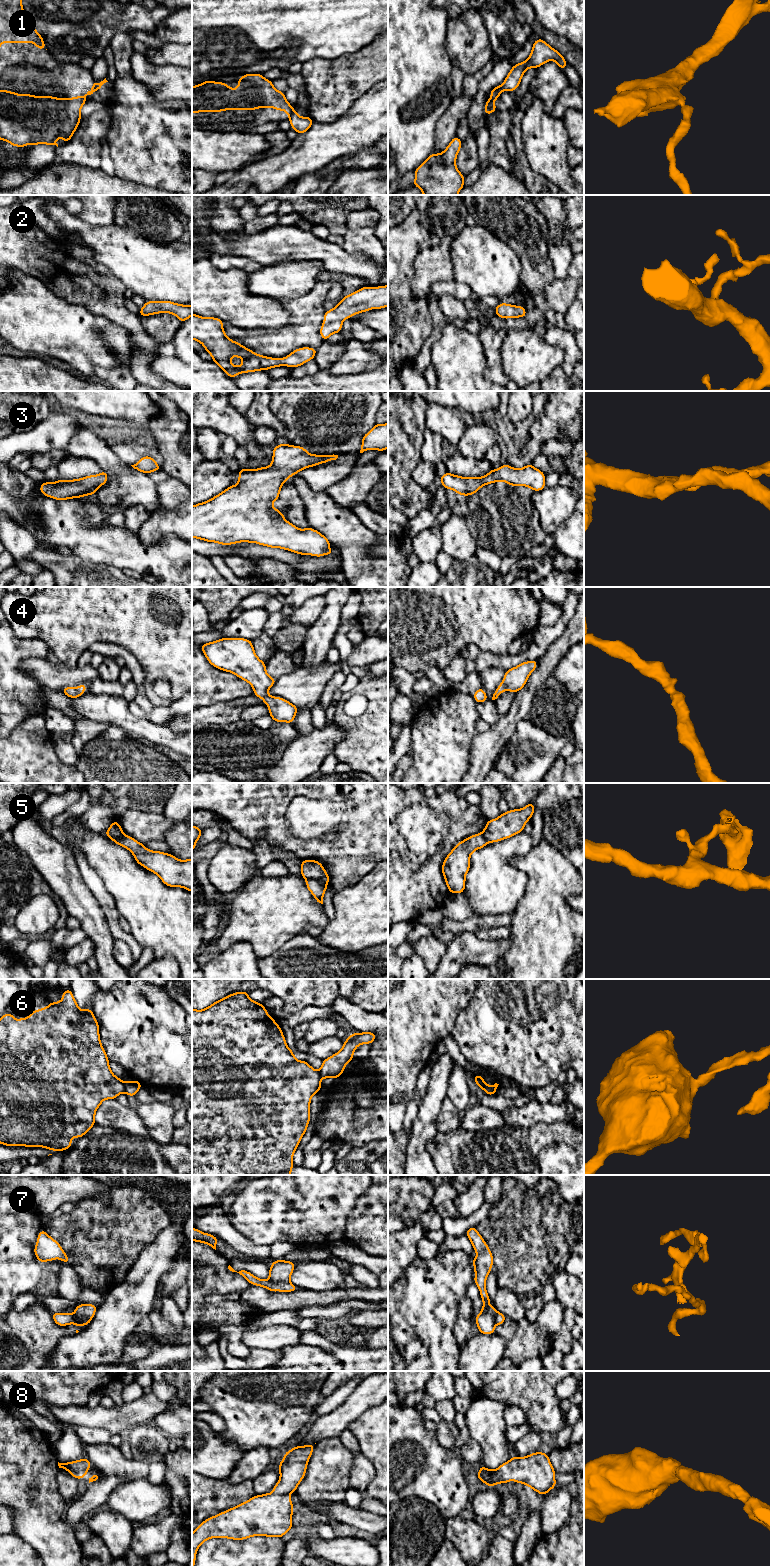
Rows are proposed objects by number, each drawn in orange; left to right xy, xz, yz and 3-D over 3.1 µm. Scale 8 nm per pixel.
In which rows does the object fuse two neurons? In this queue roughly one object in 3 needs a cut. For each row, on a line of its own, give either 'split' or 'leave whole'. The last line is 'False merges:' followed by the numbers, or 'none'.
1: split
2: leave whole
3: leave whole
4: leave whole
5: split
6: split
7: split
8: leave whole
False merges: 1, 5, 6, 7

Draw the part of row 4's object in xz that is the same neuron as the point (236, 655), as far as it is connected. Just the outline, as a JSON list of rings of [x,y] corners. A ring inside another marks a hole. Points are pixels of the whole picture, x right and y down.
[[[221,638],[201,644],[201,649],[215,668],[231,672],[247,681],[252,686],[254,695],[268,706],[269,715],[275,722],[293,723],[298,707],[283,698],[268,694],[277,679],[268,675],[266,663],[257,657],[251,640]]]

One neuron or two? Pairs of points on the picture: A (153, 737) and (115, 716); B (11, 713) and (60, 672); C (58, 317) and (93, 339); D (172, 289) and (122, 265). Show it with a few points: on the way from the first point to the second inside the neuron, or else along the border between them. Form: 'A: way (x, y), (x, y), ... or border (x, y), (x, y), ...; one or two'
A: way (144, 730), (134, 727), (124, 719); one
B: border (25, 671), (47, 689); two
C: way (67, 326), (79, 338), (84, 339); one
D: way (160, 277), (152, 270), (141, 265), (134, 265); one

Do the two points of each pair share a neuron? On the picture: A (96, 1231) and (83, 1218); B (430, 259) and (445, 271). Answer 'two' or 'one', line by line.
A: one
B: one

